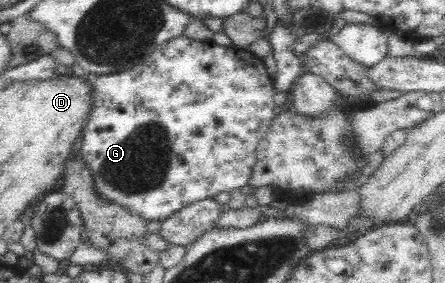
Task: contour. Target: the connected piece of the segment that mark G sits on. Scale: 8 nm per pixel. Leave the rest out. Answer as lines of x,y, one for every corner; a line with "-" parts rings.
185,36
164,41
161,45
153,48
149,58
140,61
138,65
125,69
125,71
95,76
93,89
91,89
91,96
93,96
91,113
89,113
89,119
83,129
80,153
82,161
90,169
96,194
100,195
107,203
116,203
147,222
161,222
191,203
197,203
197,201
209,199
209,197
225,198
233,189
240,189
248,185
248,179
251,177
256,162
259,141
263,139
271,125
272,118
276,116
273,114
273,107
276,105
273,102
273,93
273,78
267,74
263,59
257,58
247,49
239,50
233,45
231,47
215,45
211,40
198,42

